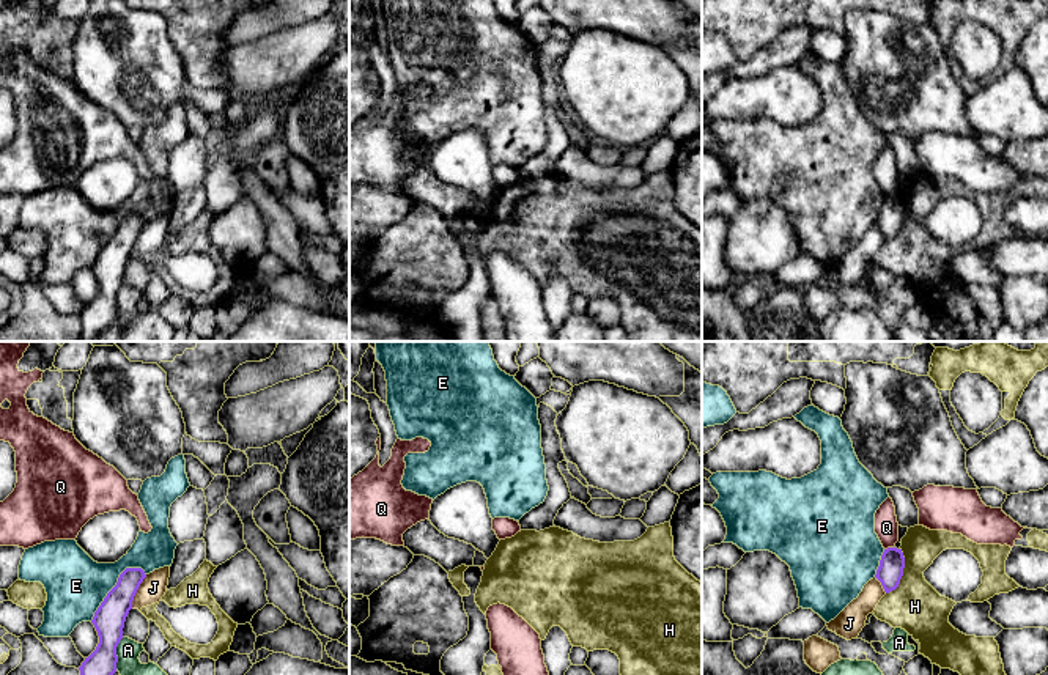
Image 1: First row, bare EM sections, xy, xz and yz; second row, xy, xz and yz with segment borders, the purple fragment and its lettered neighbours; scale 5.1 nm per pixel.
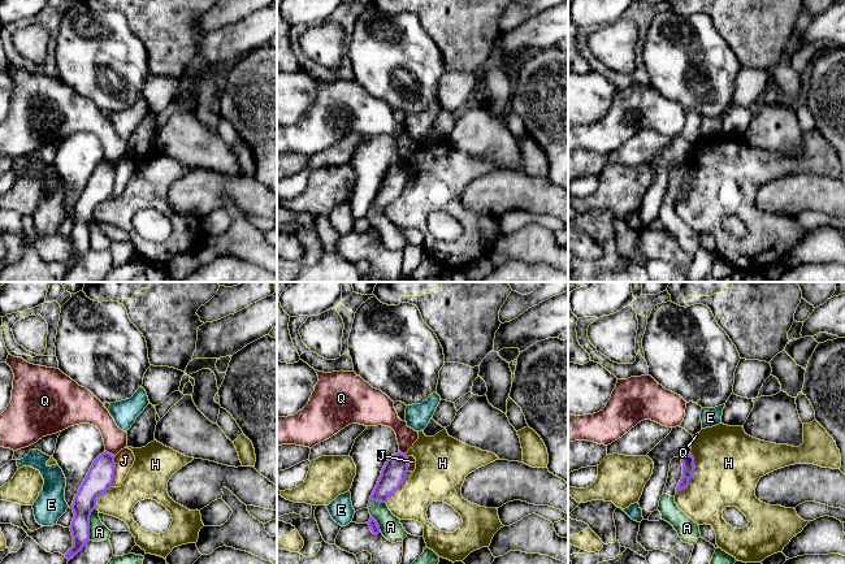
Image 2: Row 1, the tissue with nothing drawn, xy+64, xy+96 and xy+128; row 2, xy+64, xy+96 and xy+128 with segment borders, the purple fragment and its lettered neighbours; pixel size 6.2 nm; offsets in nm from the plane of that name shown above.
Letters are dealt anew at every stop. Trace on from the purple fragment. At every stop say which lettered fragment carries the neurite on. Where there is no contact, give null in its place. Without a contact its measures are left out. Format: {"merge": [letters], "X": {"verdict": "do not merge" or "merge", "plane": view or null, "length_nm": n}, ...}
{"merge": [], "A": {"verdict": "do not merge", "plane": "xy", "length_nm": 170}, "E": {"verdict": "do not merge", "plane": "xy", "length_nm": 380}, "H": {"verdict": "do not merge", "plane": "yz", "length_nm": 260}, "J": {"verdict": "do not merge", "plane": "xy", "length_nm": 190}, "Q": {"verdict": "do not merge", "plane": "yz", "length_nm": 50}}

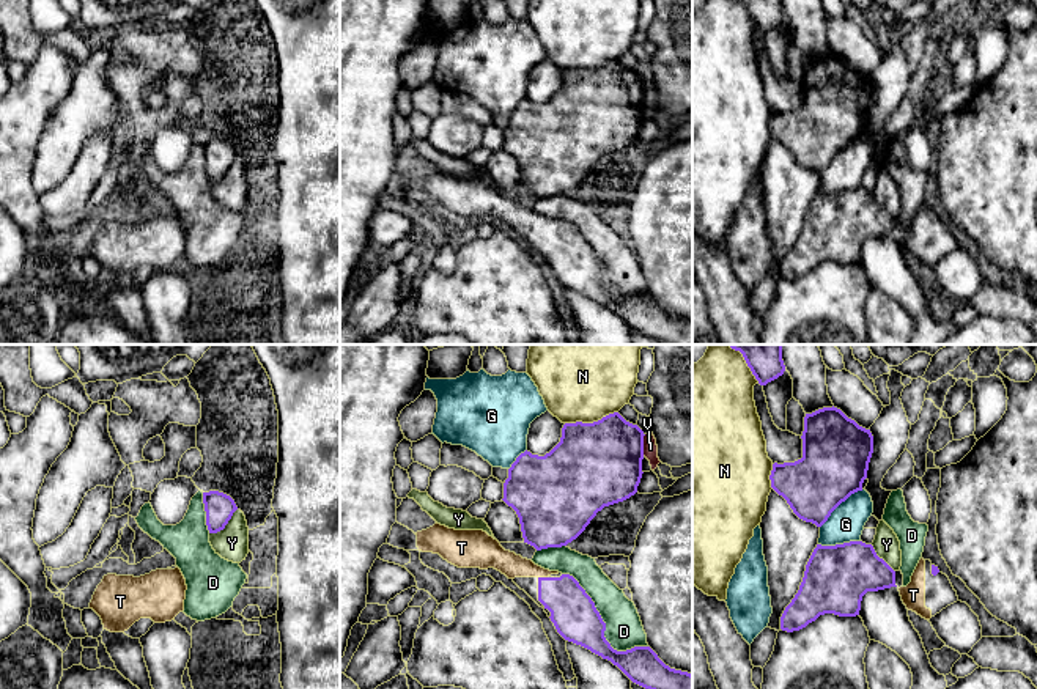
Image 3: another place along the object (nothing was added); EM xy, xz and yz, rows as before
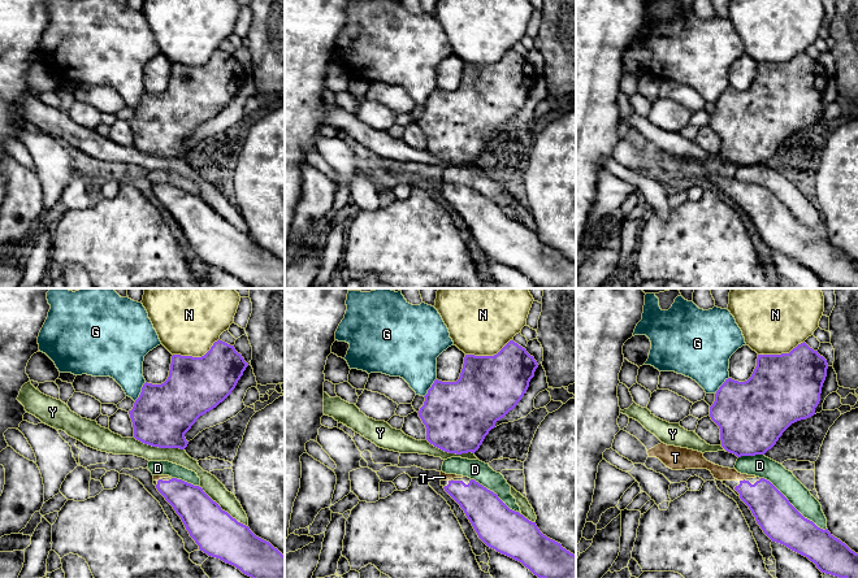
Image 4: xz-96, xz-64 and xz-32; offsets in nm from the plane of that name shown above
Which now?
{"merge": ["T"], "D": {"verdict": "do not merge", "plane": "xz", "length_nm": 600}, "G": {"verdict": "do not merge", "plane": "yz", "length_nm": 300}, "N": {"verdict": "do not merge", "plane": "xz", "length_nm": 280}, "T": {"verdict": "merge", "plane": "xz", "length_nm": 50}, "V": {"verdict": "do not merge", "plane": "xz", "length_nm": 110}, "Y": {"verdict": "do not merge", "plane": "xy", "length_nm": 190}}

